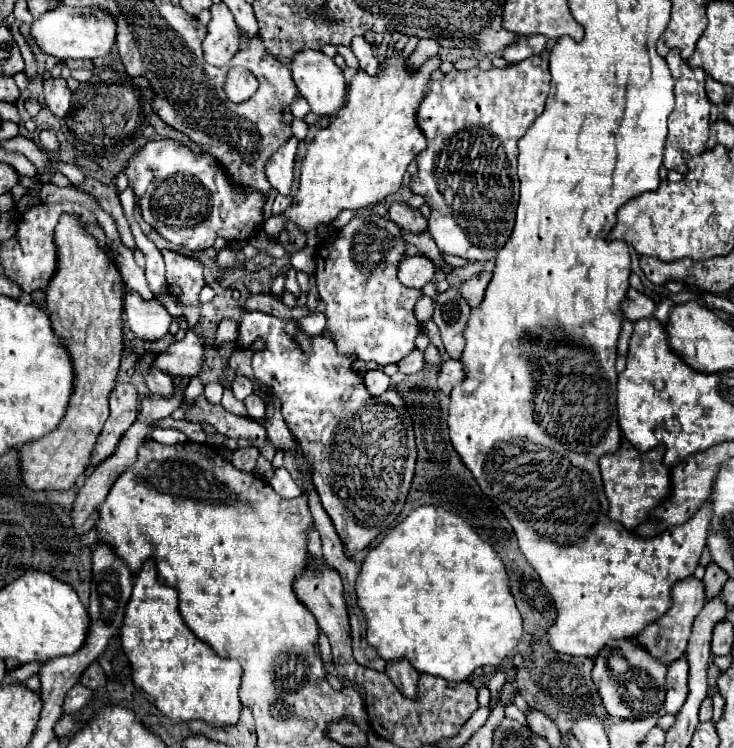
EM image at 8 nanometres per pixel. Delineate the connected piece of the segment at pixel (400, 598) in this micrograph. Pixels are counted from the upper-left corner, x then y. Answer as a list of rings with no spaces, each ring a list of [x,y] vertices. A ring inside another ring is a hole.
[[[420,506],[420,508],[416,508],[416,510],[412,510],[400,524],[396,524],[394,528],[392,528],[392,532],[388,532],[384,538],[382,538],[382,542],[378,544],[378,546],[374,546],[370,552],[368,552],[368,556],[366,556],[366,560],[364,560],[364,564],[362,564],[362,568],[360,568],[360,576],[358,576],[358,580],[356,580],[356,596],[358,596],[358,606],[360,606],[360,610],[364,612],[364,618],[366,618],[366,642],[378,652],[378,656],[382,656],[386,662],[396,662],[396,660],[400,660],[400,658],[406,658],[414,668],[416,668],[416,672],[420,672],[420,674],[430,674],[430,676],[440,676],[440,678],[444,678],[444,680],[450,680],[450,682],[464,682],[464,680],[468,680],[468,676],[476,670],[476,668],[480,668],[480,666],[486,666],[486,664],[490,664],[490,666],[494,667],[496,673],[489,682],[489,690],[491,694],[495,697],[499,691],[501,690],[503,684],[505,683],[505,674],[503,670],[500,669],[500,662],[504,660],[504,658],[508,658],[510,654],[512,654],[512,650],[514,650],[514,646],[518,644],[518,640],[520,640],[520,636],[522,636],[522,618],[520,618],[520,612],[518,612],[518,608],[516,608],[516,604],[514,604],[514,598],[512,598],[512,594],[510,594],[510,586],[508,586],[508,574],[506,574],[506,568],[504,568],[504,564],[502,564],[502,560],[500,560],[500,556],[490,548],[490,544],[488,542],[484,542],[460,516],[456,516],[454,512],[450,512],[450,510],[444,510],[444,508],[436,508],[436,506]]]

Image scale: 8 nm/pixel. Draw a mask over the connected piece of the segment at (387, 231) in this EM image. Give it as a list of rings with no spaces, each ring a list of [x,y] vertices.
[[[354,216],[338,232],[336,242],[316,248],[316,284],[320,300],[326,304],[326,332],[332,334],[332,340],[336,340],[340,354],[386,366],[400,362],[408,352],[414,350],[414,338],[420,334],[420,322],[414,316],[414,304],[422,292],[402,286],[396,278],[398,264],[406,256],[406,246],[400,234],[402,230],[384,216]]]

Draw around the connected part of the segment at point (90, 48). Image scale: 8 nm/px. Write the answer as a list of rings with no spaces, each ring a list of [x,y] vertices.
[[[58,6],[56,10],[50,10],[42,18],[34,20],[30,26],[32,40],[40,48],[40,52],[54,56],[58,60],[68,58],[100,58],[108,56],[114,42],[116,42],[116,22],[114,18],[98,8],[70,8],[70,6]]]

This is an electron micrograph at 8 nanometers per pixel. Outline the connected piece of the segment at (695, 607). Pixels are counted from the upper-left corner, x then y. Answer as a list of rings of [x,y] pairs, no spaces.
[[[686,578],[680,584],[676,584],[672,588],[672,606],[670,610],[660,616],[656,622],[652,622],[652,626],[646,626],[638,636],[634,636],[634,640],[646,648],[656,660],[660,660],[662,664],[672,664],[674,660],[678,660],[688,644],[690,638],[690,630],[692,630],[692,622],[698,616],[698,612],[702,610],[702,606],[706,604],[706,594],[704,594],[704,584],[702,580],[696,578]]]

